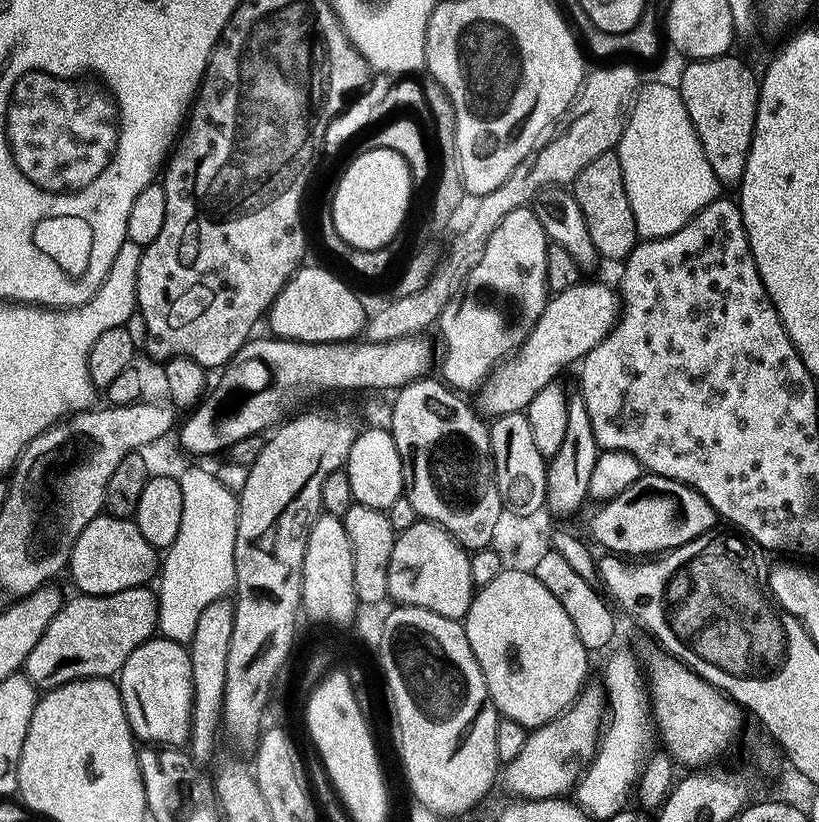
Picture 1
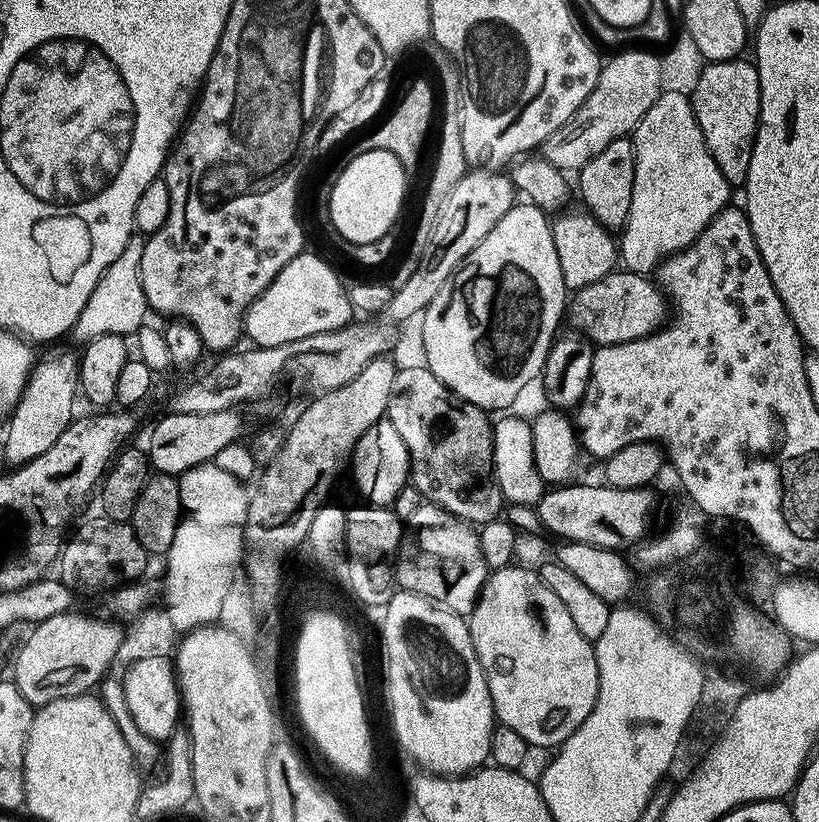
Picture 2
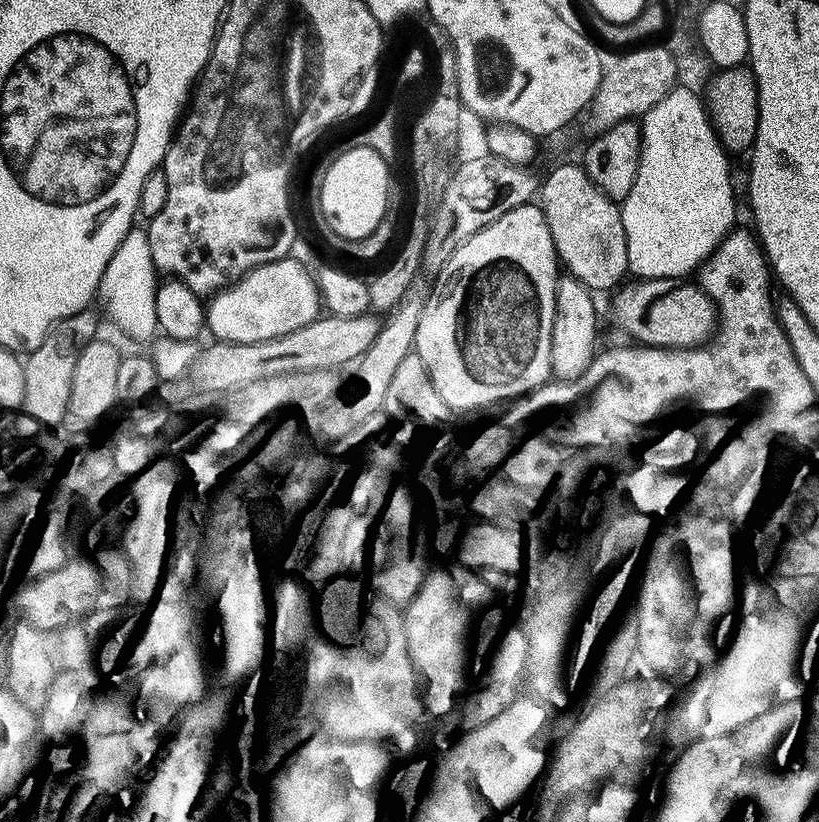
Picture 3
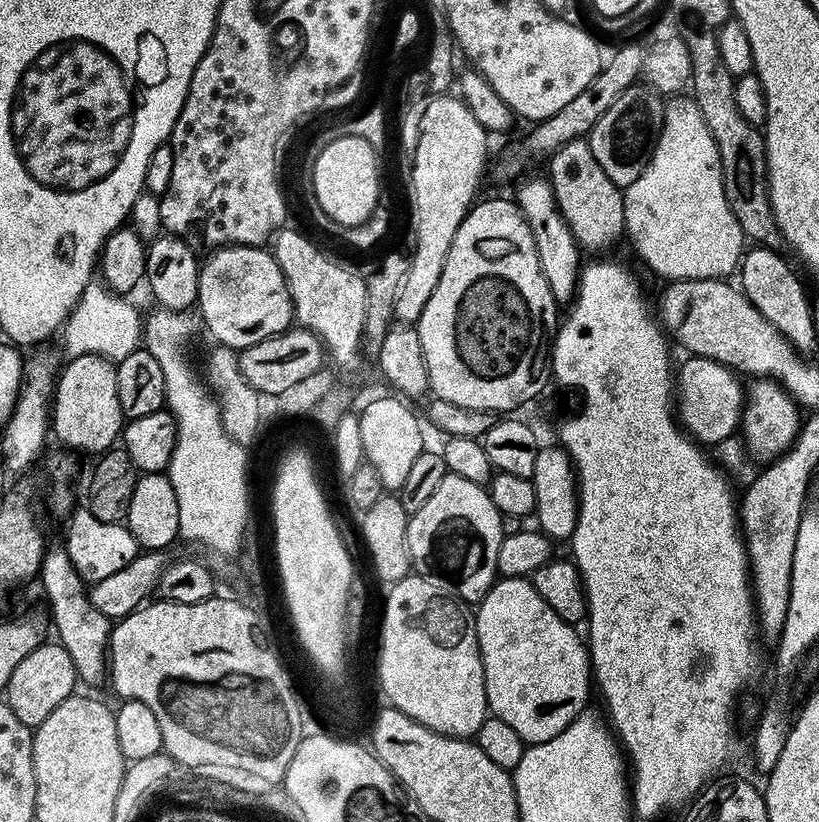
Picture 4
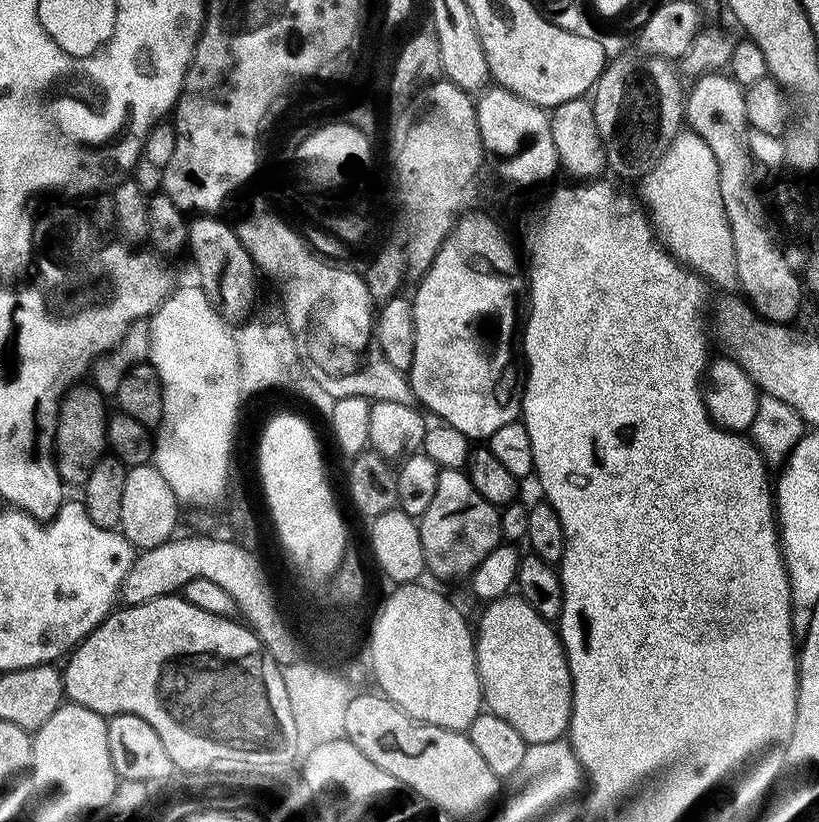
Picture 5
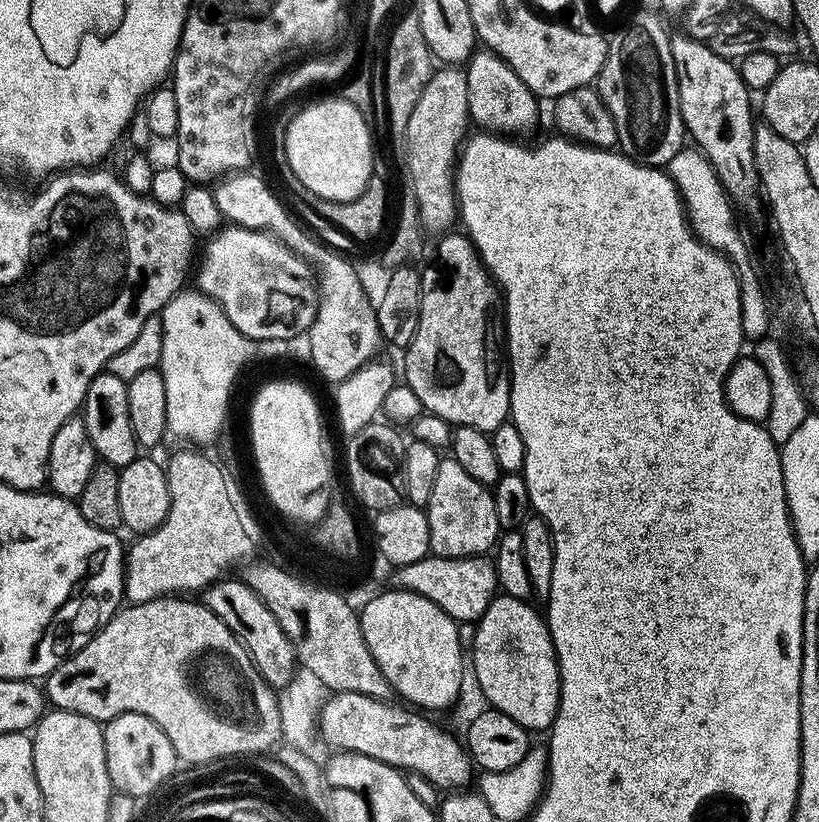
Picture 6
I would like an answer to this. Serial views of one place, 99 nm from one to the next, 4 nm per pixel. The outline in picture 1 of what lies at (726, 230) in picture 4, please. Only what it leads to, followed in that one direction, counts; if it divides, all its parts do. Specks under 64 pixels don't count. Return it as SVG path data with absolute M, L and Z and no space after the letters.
M655 82L641 87L632 102L628 124L618 145L622 178L634 210L636 231L641 237L655 238L677 232L691 216L717 199L721 184L706 162L698 134L686 114L679 87Z

